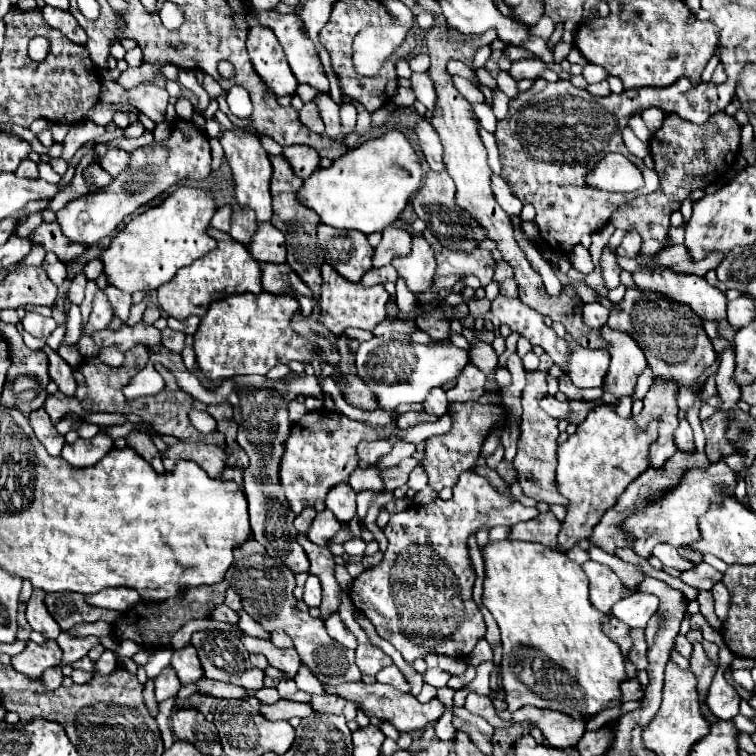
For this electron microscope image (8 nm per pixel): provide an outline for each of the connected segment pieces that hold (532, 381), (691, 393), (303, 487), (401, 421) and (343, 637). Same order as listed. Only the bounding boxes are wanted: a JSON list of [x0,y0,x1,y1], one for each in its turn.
[[513,371,567,503],[607,295,717,411],[279,409,381,515],[397,413,437,431],[323,613,357,649]]

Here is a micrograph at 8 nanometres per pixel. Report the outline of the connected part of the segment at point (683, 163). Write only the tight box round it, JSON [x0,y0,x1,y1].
[611,111,741,241]

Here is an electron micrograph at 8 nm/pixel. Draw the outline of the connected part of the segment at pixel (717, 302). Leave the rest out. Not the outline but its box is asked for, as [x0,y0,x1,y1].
[633,259,735,345]

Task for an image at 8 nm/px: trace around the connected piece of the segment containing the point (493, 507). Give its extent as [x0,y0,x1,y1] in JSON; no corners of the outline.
[349,471,539,665]

